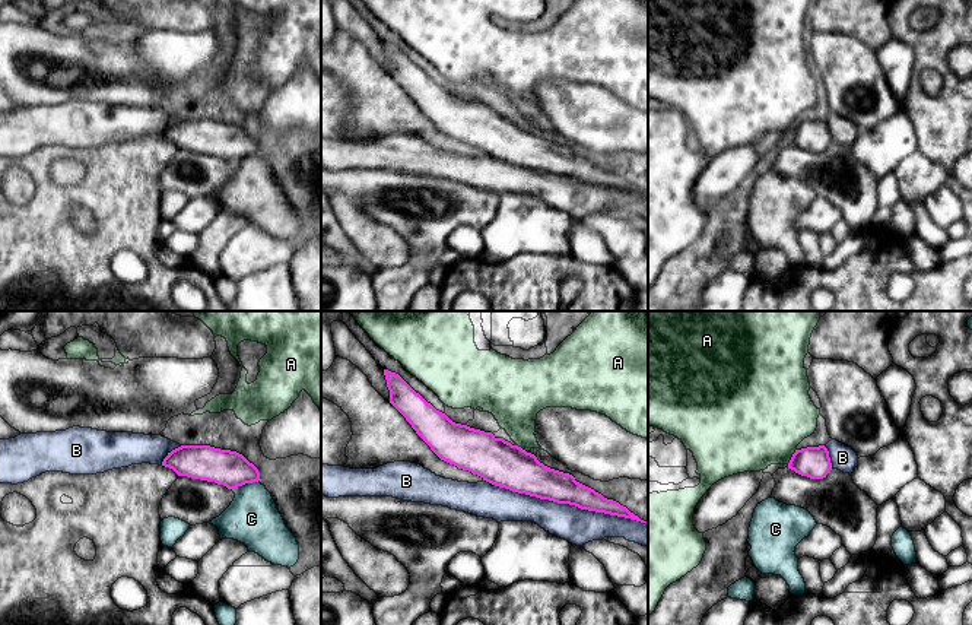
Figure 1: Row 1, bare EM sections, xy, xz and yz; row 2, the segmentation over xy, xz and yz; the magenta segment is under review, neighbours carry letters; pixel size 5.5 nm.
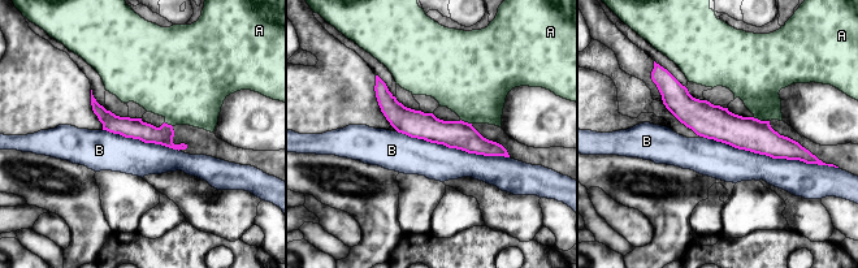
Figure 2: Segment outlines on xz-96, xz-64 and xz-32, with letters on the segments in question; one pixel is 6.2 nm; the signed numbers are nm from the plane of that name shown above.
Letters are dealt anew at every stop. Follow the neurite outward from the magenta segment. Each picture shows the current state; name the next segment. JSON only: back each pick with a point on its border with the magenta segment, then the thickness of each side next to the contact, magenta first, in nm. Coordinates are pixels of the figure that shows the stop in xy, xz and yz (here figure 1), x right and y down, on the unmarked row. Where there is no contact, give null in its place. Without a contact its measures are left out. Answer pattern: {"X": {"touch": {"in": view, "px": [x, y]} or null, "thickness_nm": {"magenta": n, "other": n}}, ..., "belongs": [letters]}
{"B": {"touch": {"in": "xz", "px": [565, 175]}, "thickness_nm": {"magenta": 200, "other": 200}}, "belongs": ["B"]}

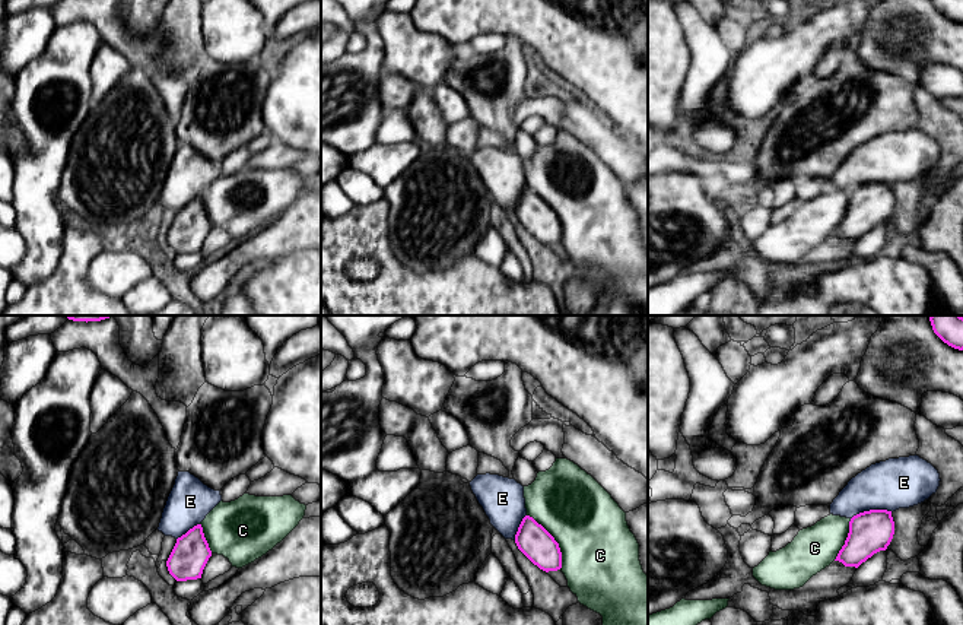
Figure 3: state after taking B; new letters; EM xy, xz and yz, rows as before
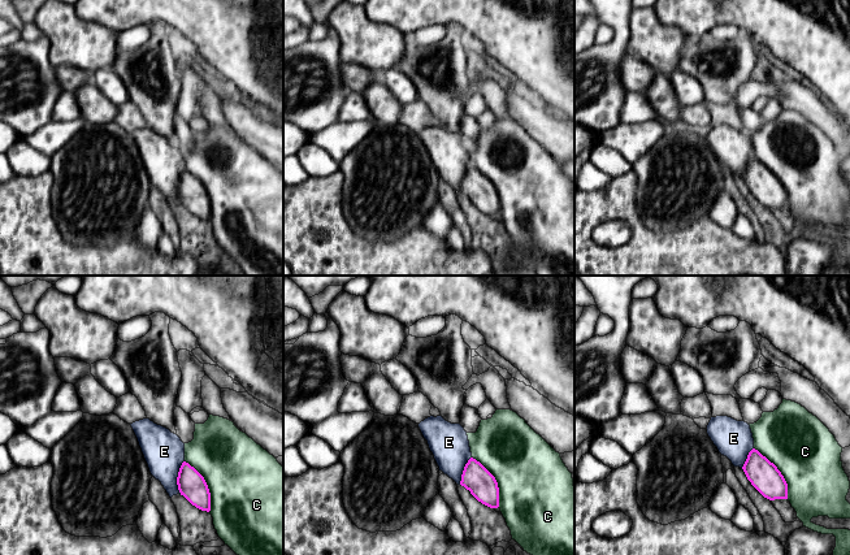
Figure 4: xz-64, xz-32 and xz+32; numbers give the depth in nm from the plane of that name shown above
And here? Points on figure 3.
{"E": {"touch": {"in": "yz", "px": [871, 183]}, "thickness_nm": {"magenta": 240, "other": 280}}, "belongs": ["E"]}

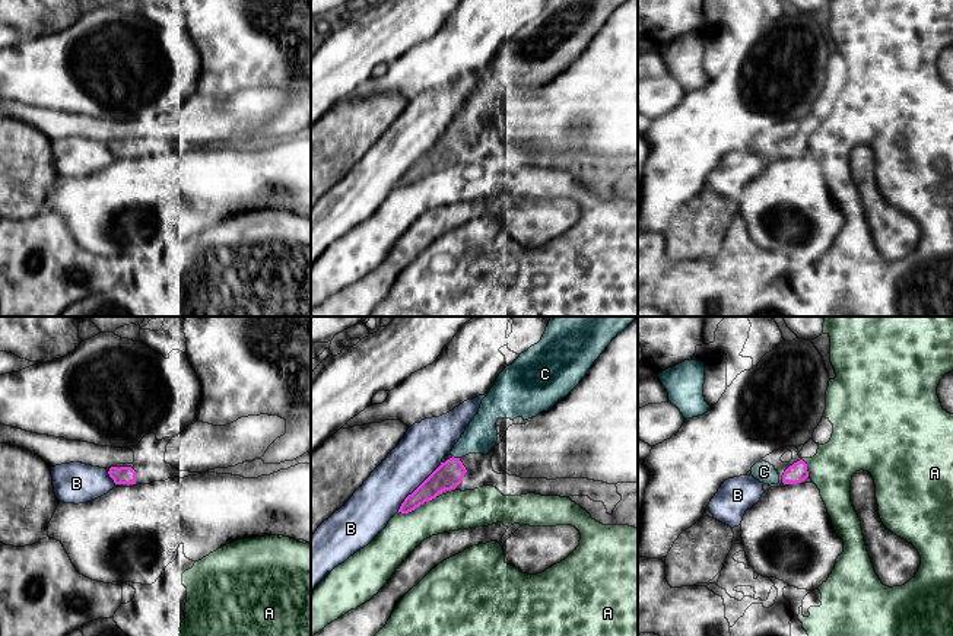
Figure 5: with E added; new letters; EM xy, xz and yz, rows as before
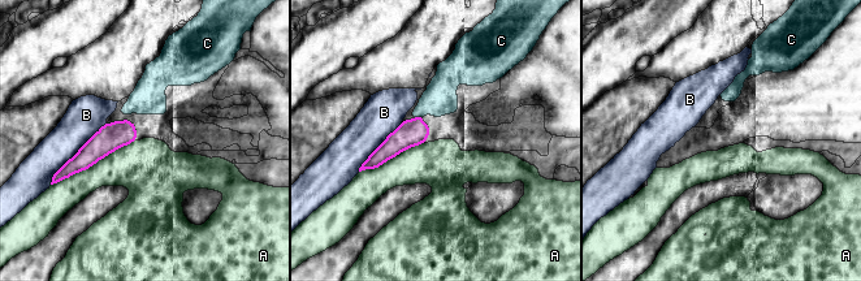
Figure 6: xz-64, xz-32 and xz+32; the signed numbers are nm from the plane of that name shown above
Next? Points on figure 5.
{"C": {"touch": {"in": "xz", "px": [456, 132]}, "thickness_nm": {"magenta": 150, "other": 180}}, "belongs": ["C"]}

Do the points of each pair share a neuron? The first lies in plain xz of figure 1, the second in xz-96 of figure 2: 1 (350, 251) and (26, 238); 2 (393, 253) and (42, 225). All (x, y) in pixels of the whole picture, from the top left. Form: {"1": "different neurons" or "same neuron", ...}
{"1": "same neuron", "2": "same neuron"}

